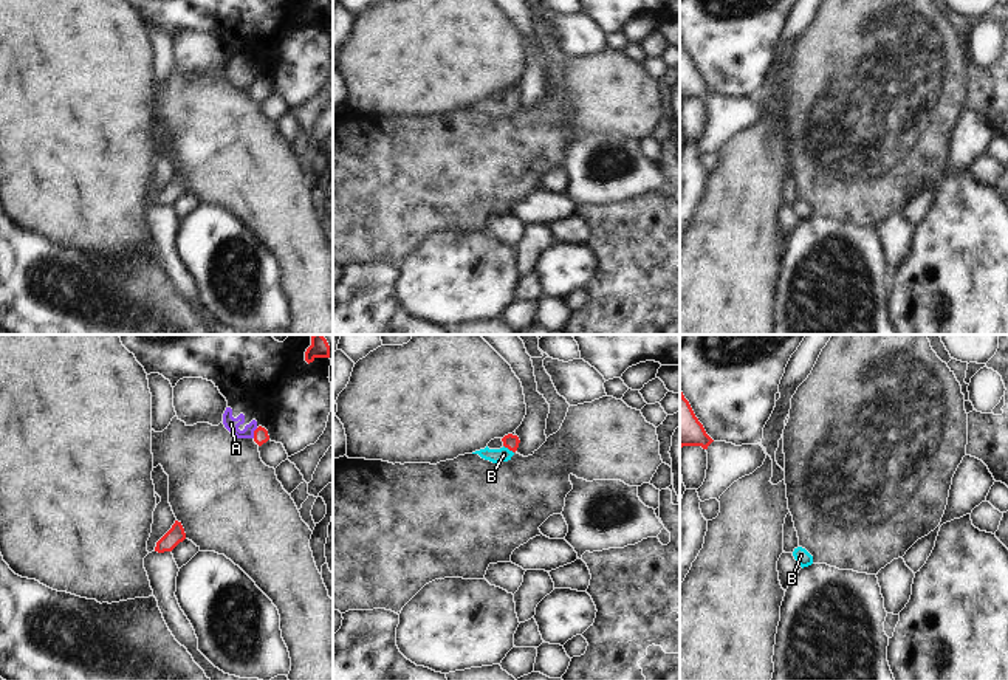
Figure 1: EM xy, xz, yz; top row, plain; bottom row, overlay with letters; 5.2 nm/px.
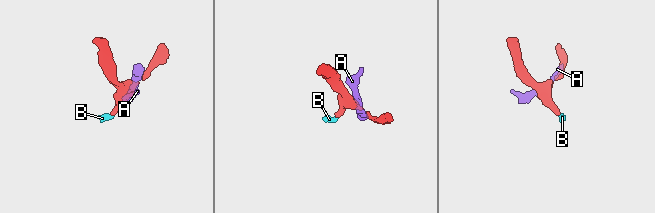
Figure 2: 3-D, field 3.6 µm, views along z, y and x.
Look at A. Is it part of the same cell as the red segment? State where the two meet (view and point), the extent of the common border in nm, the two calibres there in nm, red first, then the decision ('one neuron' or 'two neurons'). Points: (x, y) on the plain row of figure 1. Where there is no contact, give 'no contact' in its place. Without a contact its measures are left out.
xy (254, 85) | 60 nm | 80/70 nm | two neurons

